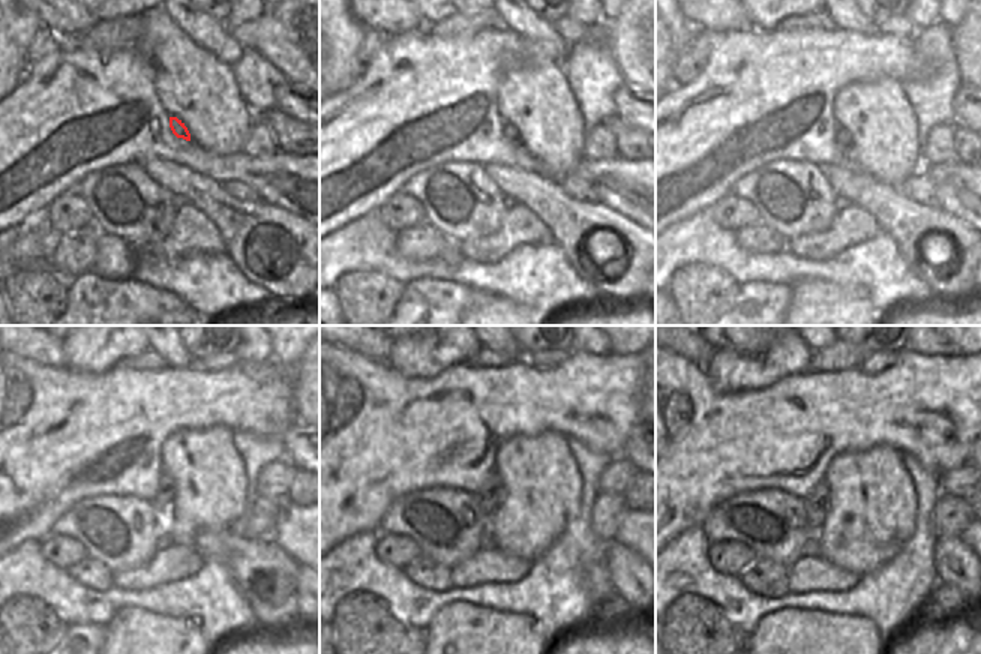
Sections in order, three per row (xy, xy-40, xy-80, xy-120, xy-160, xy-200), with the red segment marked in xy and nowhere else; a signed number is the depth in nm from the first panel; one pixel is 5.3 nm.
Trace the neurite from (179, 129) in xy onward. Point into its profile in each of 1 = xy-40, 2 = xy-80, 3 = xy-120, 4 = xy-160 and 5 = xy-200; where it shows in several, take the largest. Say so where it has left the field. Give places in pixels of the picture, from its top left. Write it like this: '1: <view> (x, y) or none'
1: xy-40 (509, 131)
2: xy-80 (842, 138)
3: xy-120 (161, 503)
4: xy-160 (489, 497)
5: xy-200 (816, 503)

